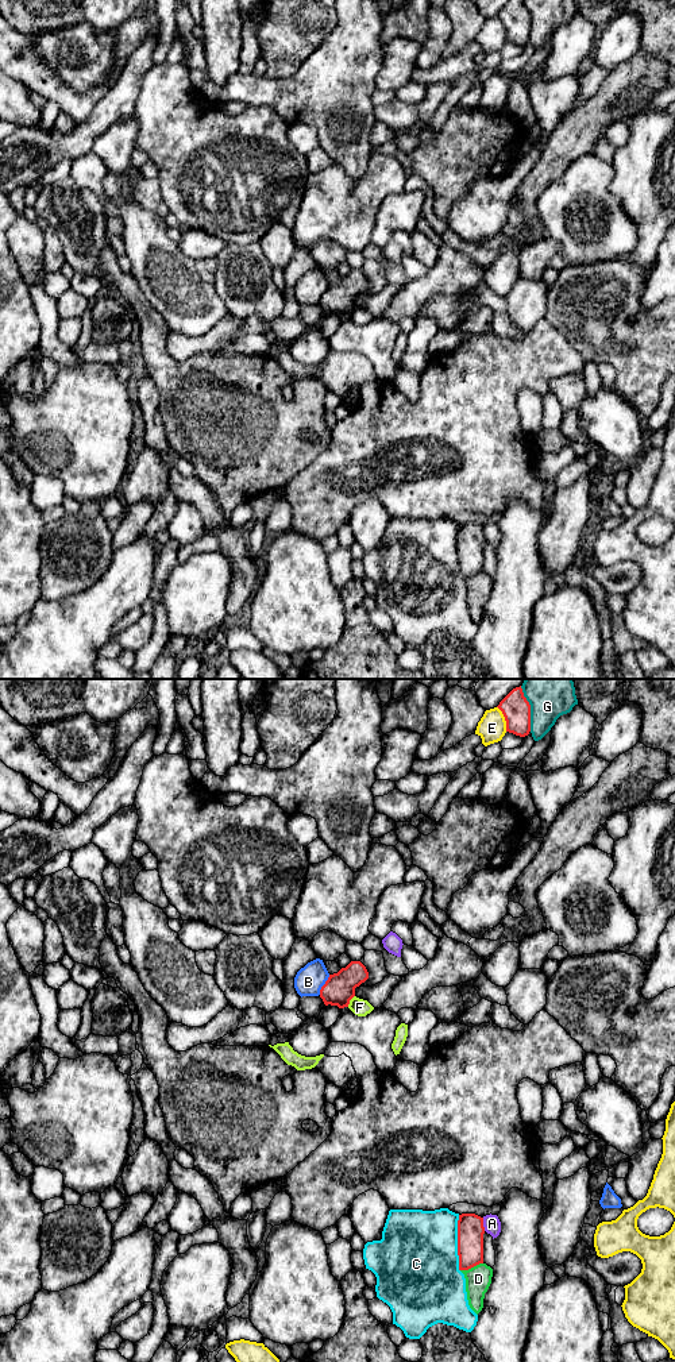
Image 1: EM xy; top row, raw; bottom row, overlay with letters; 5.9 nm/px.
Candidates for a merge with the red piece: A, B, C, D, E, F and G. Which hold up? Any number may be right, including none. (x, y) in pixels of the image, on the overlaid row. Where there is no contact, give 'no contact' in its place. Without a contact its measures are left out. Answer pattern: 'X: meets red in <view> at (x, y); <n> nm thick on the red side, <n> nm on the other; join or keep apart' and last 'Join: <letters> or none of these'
A: meets red in xy at (482, 1224); 160 nm thick on the red side, 100 nm on the other; keep apart
B: meets red in xy at (324, 984); 180 nm thick on the red side, 170 nm on the other; keep apart
C: meets red in xy at (458, 1243); 160 nm thick on the red side, 480 nm on the other; keep apart
D: meets red in xy at (471, 1266); 160 nm thick on the red side, 160 nm on the other; keep apart
E: meets red in xy at (505, 718); 170 nm thick on the red side, 170 nm on the other; keep apart
F: meets red in xy at (350, 999); 180 nm thick on the red side, 100 nm on the other; keep apart
G: meets red in xy at (529, 709); 170 nm thick on the red side, 300 nm on the other; keep apart
Join: none of these

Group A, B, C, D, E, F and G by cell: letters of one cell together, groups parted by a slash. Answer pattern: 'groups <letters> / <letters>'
groups A / B / C / D / E / F / G

